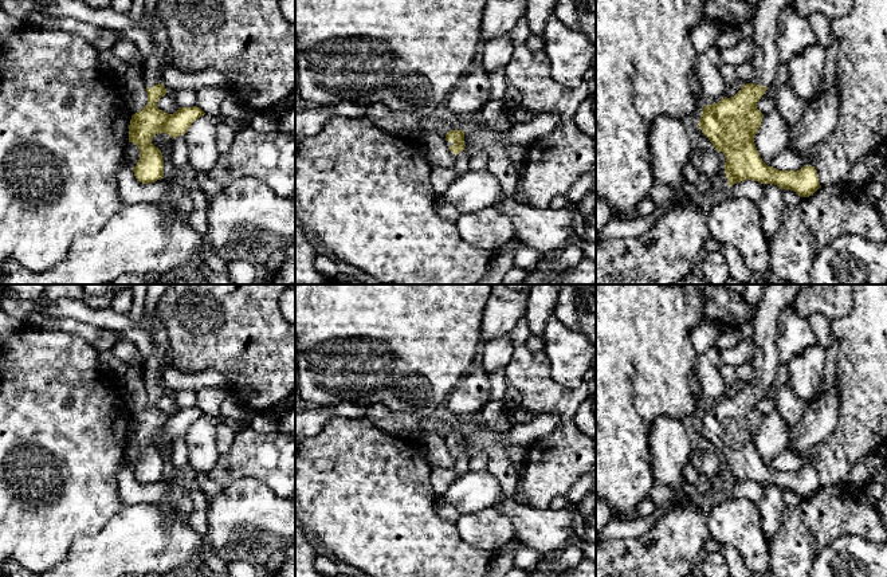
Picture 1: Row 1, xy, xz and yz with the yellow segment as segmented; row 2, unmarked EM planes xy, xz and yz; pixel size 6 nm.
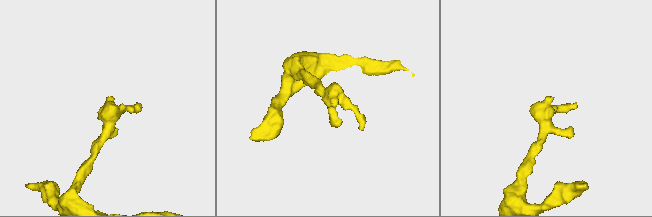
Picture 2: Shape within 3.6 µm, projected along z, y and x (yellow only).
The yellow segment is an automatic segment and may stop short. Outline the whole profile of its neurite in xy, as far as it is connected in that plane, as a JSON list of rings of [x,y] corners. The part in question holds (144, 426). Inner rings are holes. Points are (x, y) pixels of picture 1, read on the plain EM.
[[[157,310],[152,315],[152,329],[148,331],[154,344],[153,354],[145,361],[145,386],[148,405],[132,416],[129,425],[129,443],[140,450],[140,460],[133,468],[137,482],[142,484],[154,483],[164,476],[164,460],[161,451],[152,444],[152,439],[158,433],[174,437],[184,436],[191,425],[205,413],[197,408],[180,408],[176,413],[168,415],[157,408],[157,403],[166,395],[161,384],[161,372],[166,368],[165,357],[169,337]]]

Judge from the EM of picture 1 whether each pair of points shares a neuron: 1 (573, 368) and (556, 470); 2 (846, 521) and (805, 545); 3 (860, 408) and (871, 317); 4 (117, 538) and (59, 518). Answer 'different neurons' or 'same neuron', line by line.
1: different neurons
2: same neuron
3: same neuron
4: different neurons

